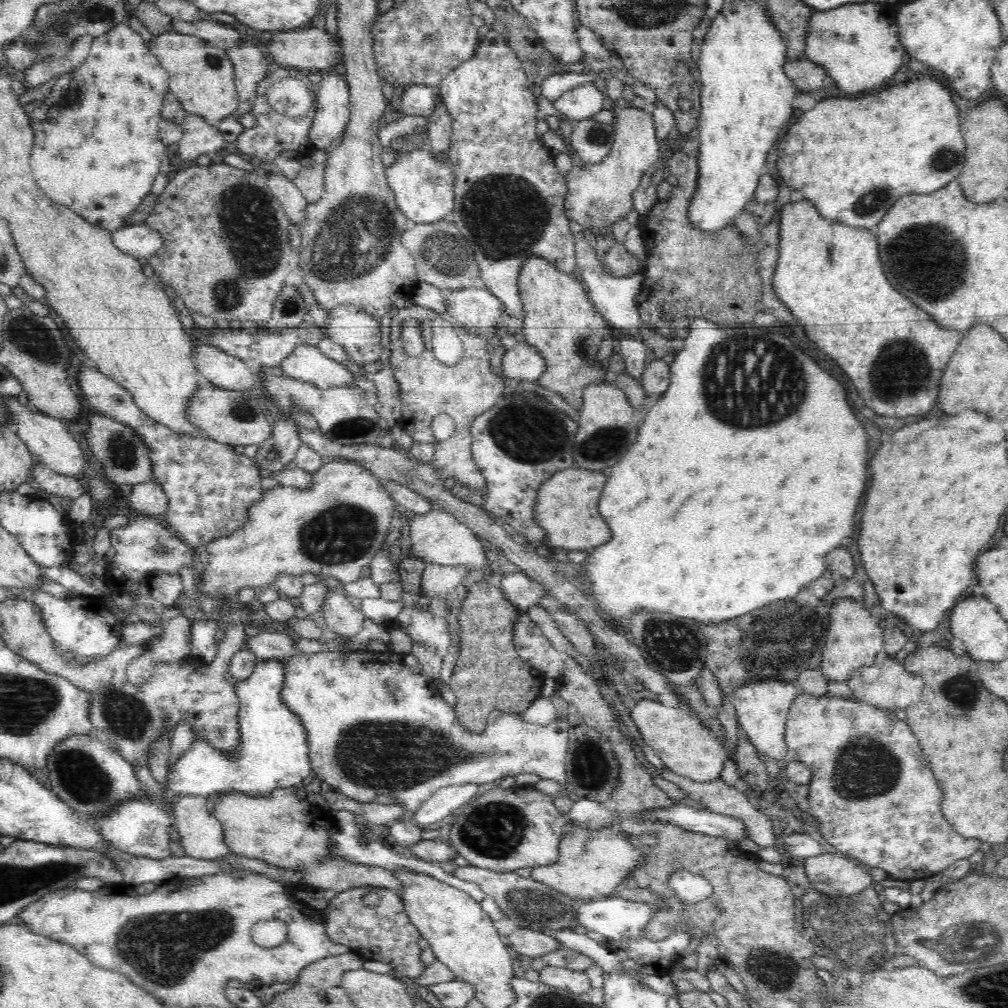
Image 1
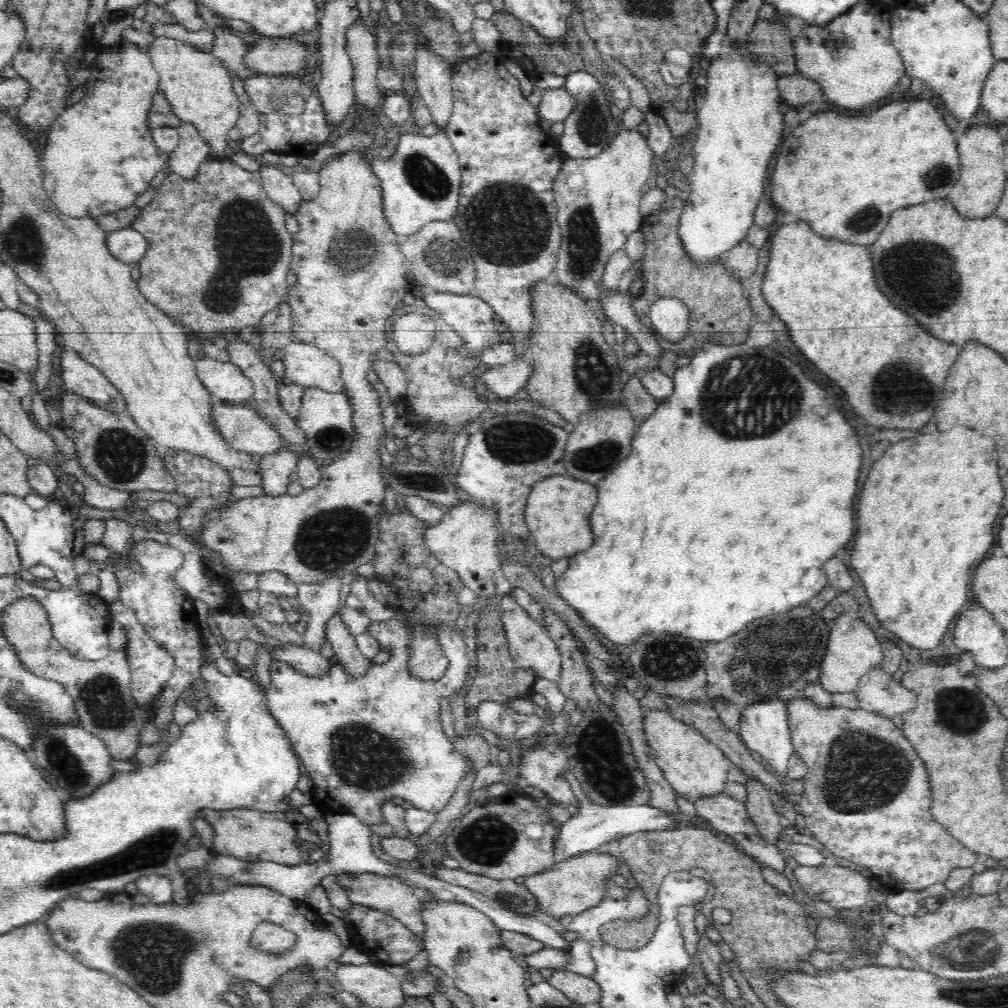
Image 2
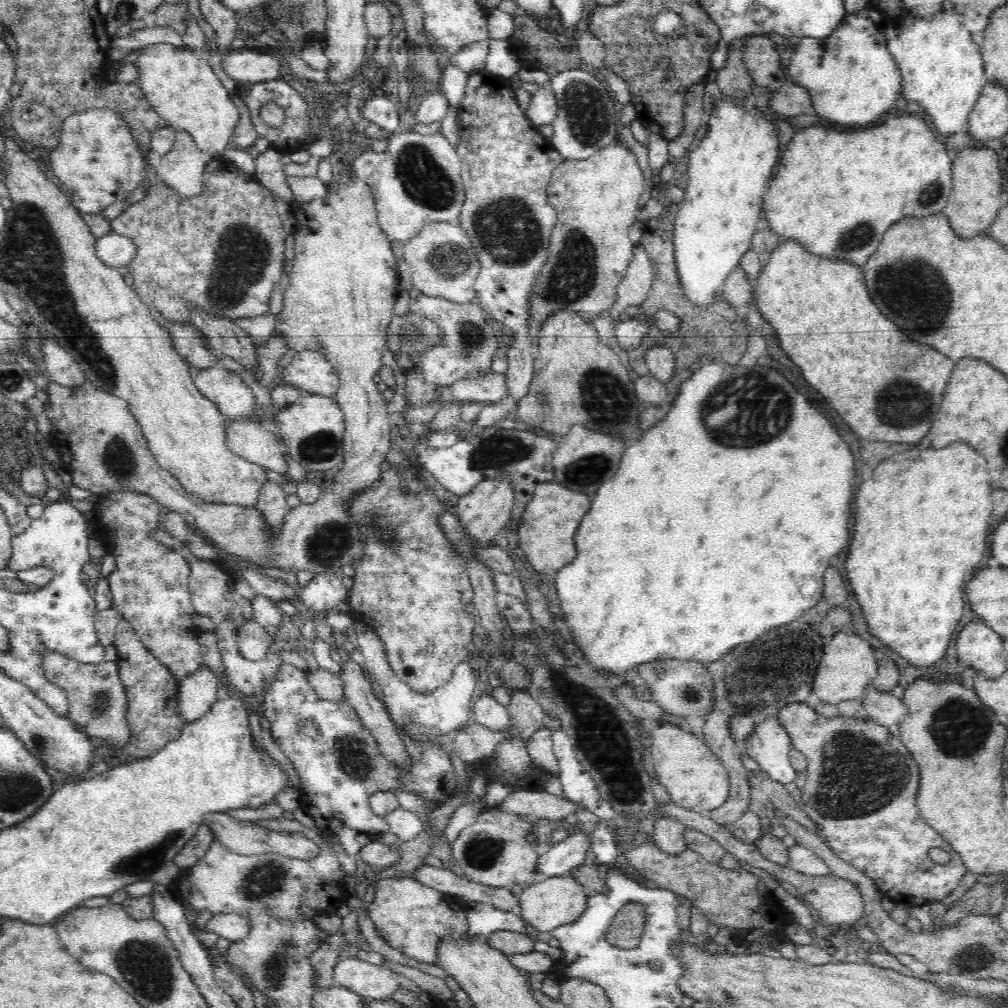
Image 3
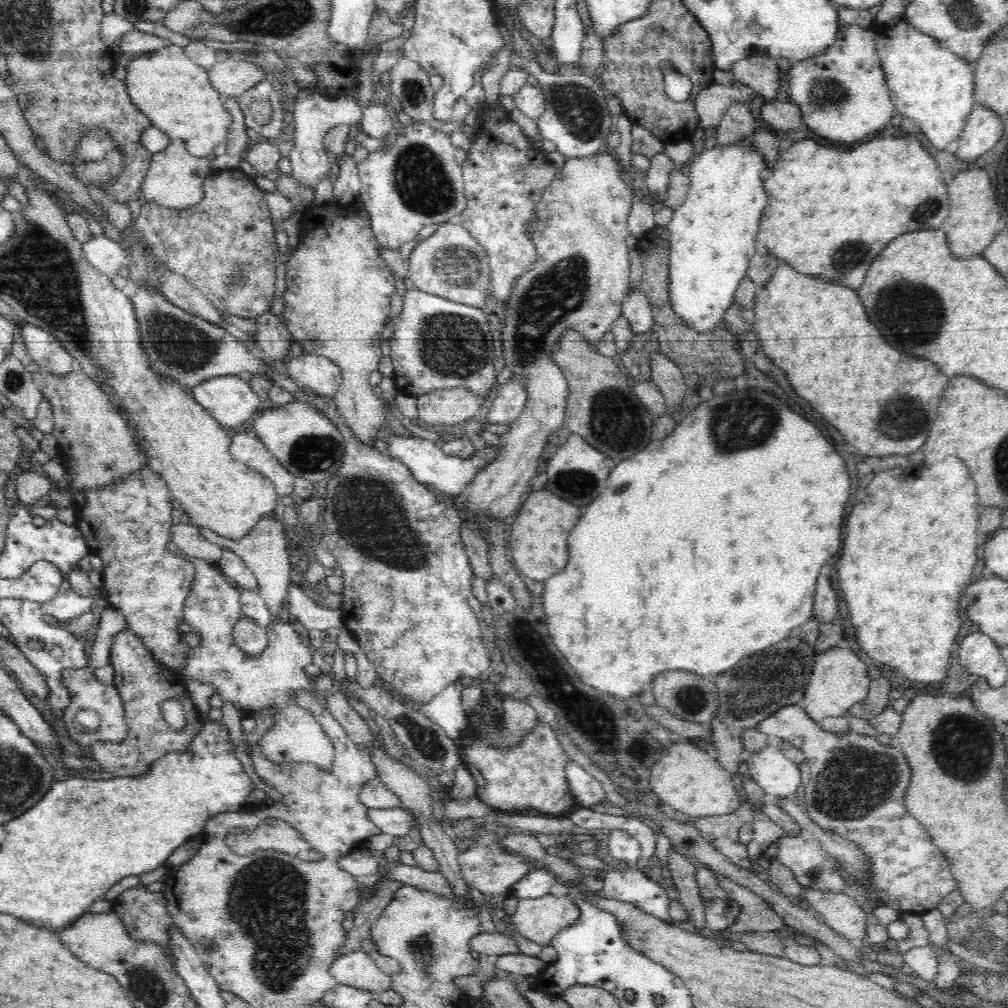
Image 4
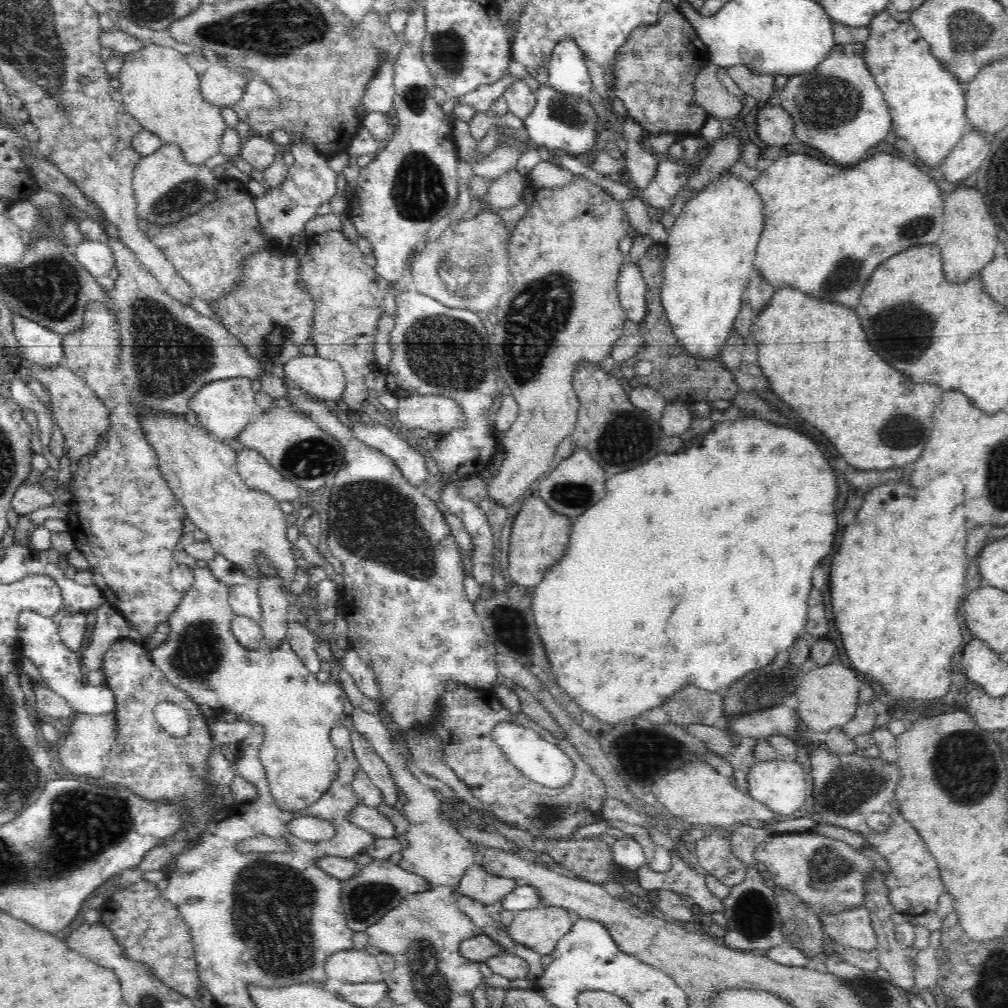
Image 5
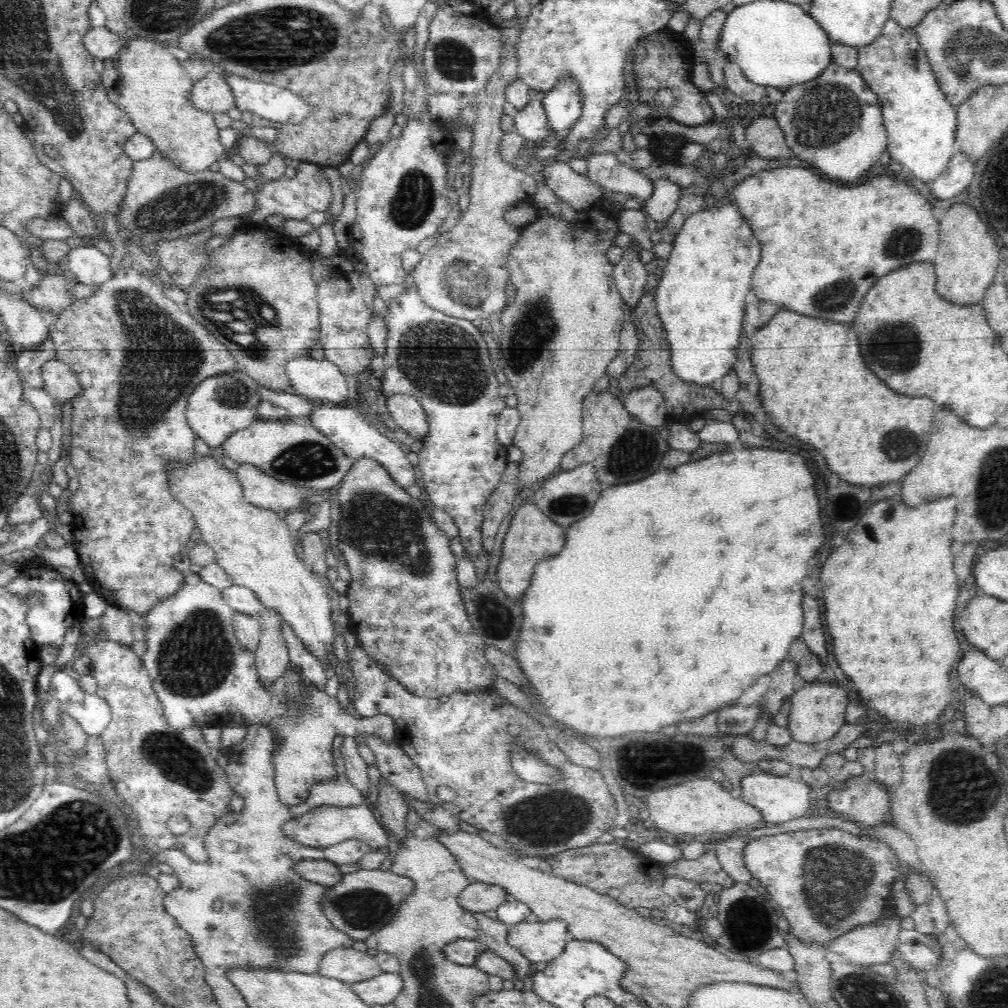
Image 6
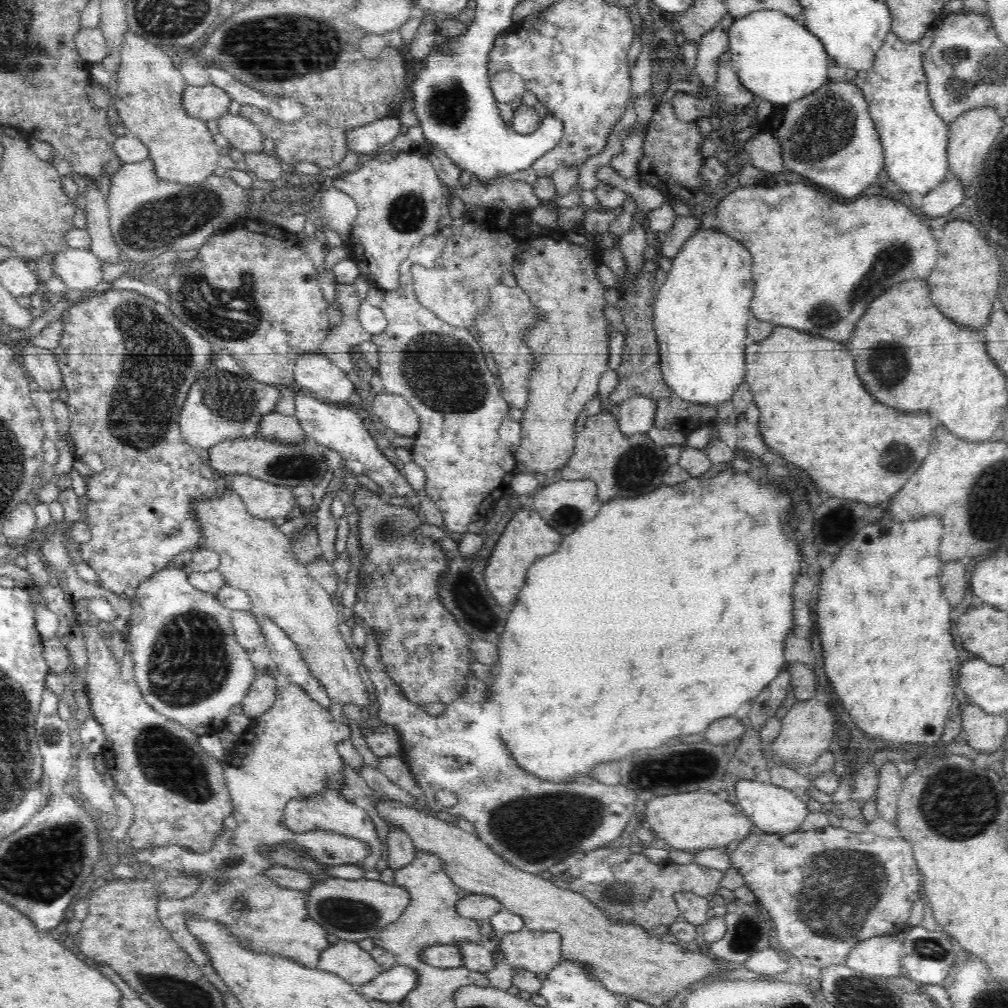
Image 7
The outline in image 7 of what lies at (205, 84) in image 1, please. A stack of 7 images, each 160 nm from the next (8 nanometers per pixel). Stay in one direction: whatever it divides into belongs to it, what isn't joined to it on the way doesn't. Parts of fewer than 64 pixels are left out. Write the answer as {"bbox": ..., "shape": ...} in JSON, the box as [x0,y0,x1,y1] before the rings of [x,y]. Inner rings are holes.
{"bbox":[115,30,220,185],"shape":[[[128,30],[124,33],[124,40],[122,40],[122,45],[120,46],[120,66],[117,72],[117,94],[115,99],[115,107],[120,116],[122,124],[125,126],[127,132],[132,133],[136,138],[139,138],[149,150],[149,159],[154,163],[154,170],[156,176],[166,182],[178,183],[182,185],[194,185],[199,183],[204,183],[208,176],[214,175],[214,170],[218,168],[218,160],[220,160],[220,147],[214,142],[213,136],[206,124],[206,121],[200,120],[198,118],[192,118],[186,114],[184,107],[182,106],[182,95],[184,89],[188,86],[183,74],[180,72],[178,66],[172,63],[171,57],[168,56],[165,49],[162,49],[150,42],[144,40],[136,33]]]}

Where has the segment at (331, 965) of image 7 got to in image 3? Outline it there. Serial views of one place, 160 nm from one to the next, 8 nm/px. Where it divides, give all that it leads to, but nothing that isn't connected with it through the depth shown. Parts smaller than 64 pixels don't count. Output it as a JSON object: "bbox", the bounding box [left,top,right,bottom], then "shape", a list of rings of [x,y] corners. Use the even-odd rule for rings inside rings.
{"bbox":[333,957,400,1000],"shape":[[[355,957],[341,959],[333,968],[333,980],[335,986],[344,987],[351,992],[358,993],[362,998],[374,1000],[389,1000],[391,994],[400,987],[397,975],[381,965],[374,965]]]}

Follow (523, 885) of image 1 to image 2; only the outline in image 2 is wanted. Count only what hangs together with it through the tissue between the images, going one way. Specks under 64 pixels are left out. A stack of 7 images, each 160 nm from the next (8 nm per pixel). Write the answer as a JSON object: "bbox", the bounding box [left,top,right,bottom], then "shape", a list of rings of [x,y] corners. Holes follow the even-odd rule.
{"bbox":[429,866,542,916],"shape":[[[445,866],[434,867],[429,873],[438,880],[476,891],[516,914],[542,916],[536,897],[523,885],[516,884],[514,879],[494,880],[470,874],[460,868],[451,870]]]}

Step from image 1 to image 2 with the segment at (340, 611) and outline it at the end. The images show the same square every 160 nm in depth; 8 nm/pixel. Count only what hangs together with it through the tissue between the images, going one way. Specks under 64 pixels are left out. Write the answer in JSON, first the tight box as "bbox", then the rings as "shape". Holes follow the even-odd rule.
{"bbox":[326,613,371,678],"shape":[[[335,613],[326,622],[326,638],[332,645],[338,664],[344,667],[344,671],[352,678],[361,678],[371,668],[371,660],[360,653],[356,647],[355,636],[350,633],[348,627],[339,613]]]}

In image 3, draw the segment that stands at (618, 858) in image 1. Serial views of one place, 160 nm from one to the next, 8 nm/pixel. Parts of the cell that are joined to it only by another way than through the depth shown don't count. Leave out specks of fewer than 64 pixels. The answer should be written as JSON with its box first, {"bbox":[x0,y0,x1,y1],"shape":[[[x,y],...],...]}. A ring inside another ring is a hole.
{"bbox":[517,874,588,933],"shape":[[[570,874],[562,877],[545,879],[539,884],[525,884],[524,891],[519,896],[520,906],[517,911],[528,925],[538,932],[551,933],[554,928],[571,924],[586,911],[588,895],[582,885]]]}

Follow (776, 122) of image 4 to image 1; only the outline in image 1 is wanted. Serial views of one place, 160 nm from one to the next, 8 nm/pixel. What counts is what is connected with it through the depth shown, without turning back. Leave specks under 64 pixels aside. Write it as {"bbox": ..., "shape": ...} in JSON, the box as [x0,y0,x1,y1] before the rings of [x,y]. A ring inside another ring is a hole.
{"bbox":[783,60,827,93],"shape":[[[787,60],[783,66],[786,76],[793,81],[798,93],[812,92],[824,88],[827,72],[817,64],[806,60]]]}

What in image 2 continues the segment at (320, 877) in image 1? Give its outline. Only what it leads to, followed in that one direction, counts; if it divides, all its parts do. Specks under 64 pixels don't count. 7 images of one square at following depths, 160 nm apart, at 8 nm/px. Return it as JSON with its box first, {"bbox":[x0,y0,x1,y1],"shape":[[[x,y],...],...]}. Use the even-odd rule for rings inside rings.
{"bbox":[201,808,433,942],"shape":[[[249,808],[217,812],[201,809],[201,815],[214,831],[211,850],[215,854],[227,854],[252,863],[268,861],[284,865],[306,864],[310,852],[297,846],[297,824],[286,821],[285,813],[286,811],[262,812]],[[341,873],[337,876],[336,882],[346,891],[348,898],[353,904],[362,905],[372,910],[379,910],[384,915],[394,917],[402,922],[402,925],[406,926],[412,934],[420,937],[424,942],[426,926],[424,919],[422,919],[422,914],[425,912],[425,903],[433,900],[426,890],[409,886],[401,878],[373,873]]]}

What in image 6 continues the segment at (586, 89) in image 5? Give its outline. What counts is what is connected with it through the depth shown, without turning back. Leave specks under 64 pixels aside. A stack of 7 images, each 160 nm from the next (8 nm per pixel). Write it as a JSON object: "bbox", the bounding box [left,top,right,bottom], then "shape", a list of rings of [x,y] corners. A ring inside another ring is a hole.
{"bbox":[542,78,582,136],"shape":[[[562,78],[562,82],[552,88],[542,101],[543,111],[547,116],[547,127],[556,132],[556,136],[563,135],[581,115],[582,93],[579,82],[571,78]]]}

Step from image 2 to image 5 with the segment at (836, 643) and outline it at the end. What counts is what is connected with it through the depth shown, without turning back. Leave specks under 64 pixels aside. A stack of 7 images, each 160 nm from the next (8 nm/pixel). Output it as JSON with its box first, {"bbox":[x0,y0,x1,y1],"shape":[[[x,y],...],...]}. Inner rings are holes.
{"bbox":[795,661,862,732],"shape":[[[835,661],[827,666],[817,667],[801,678],[795,692],[799,700],[797,715],[810,731],[828,732],[834,726],[843,726],[858,708],[858,690],[862,680],[853,668],[845,668]]]}

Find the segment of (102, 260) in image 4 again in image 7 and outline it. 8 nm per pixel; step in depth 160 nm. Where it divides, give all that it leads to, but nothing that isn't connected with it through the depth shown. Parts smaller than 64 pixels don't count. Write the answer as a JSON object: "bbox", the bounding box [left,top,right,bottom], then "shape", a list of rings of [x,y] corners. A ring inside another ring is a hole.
{"bbox":[53,248,101,291],"shape":[[[65,248],[53,258],[53,274],[68,290],[90,291],[101,282],[101,260],[89,248]]]}

